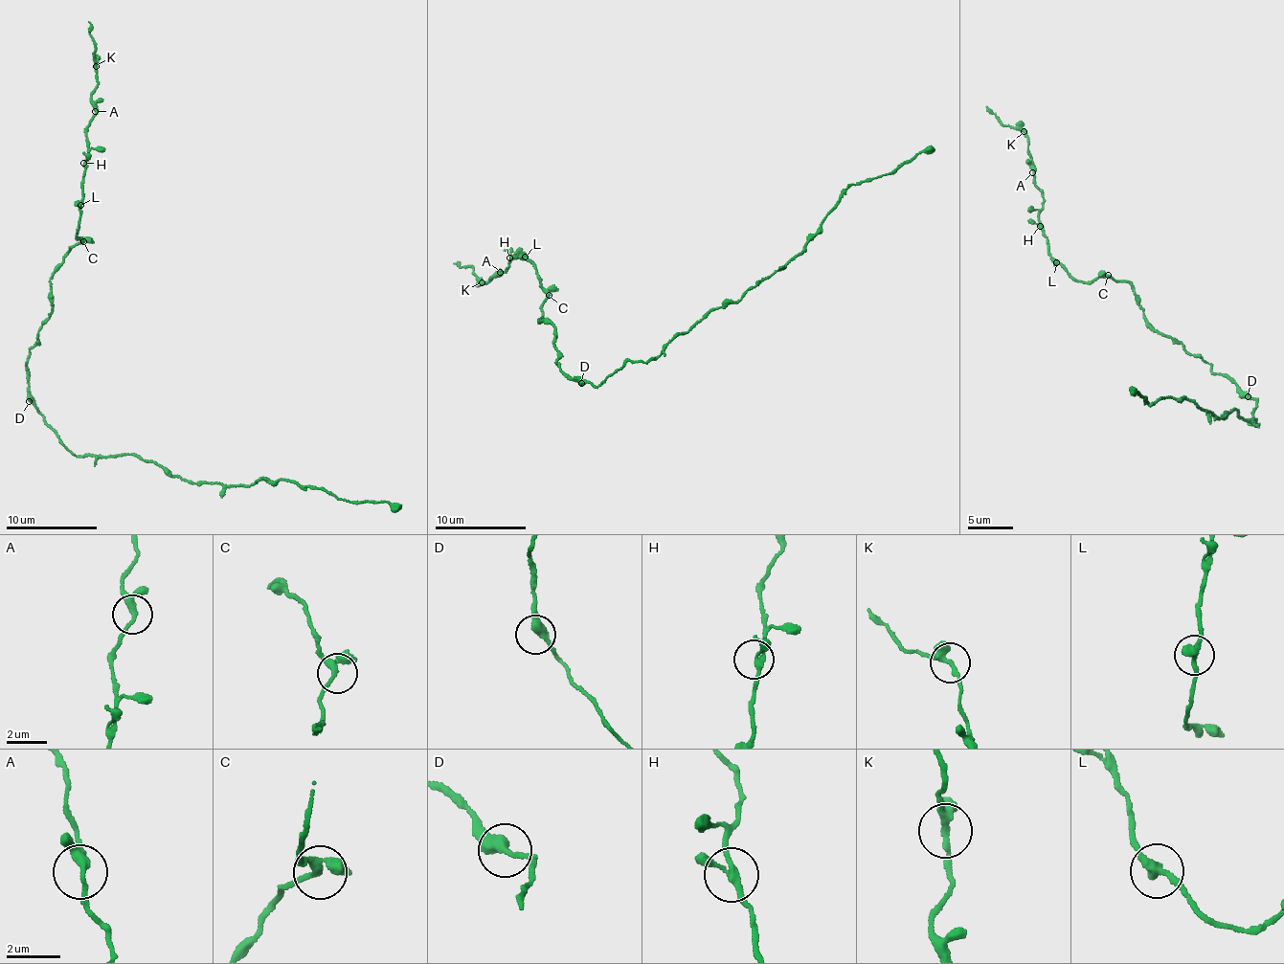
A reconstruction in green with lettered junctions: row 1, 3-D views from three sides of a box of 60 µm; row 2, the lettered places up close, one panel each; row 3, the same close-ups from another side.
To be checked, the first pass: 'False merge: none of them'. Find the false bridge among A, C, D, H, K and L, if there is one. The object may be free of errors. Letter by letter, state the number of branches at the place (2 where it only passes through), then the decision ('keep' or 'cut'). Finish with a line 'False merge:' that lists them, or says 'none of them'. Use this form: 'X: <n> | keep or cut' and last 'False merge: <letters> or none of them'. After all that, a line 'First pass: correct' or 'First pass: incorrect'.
A: 3 | keep
C: 3 | keep
D: 2 | keep
H: 3 | keep
K: 3 | keep
L: 2 | keep
False merge: none of them
First pass: correct

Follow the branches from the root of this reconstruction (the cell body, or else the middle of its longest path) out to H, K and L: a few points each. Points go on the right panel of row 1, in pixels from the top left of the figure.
H: (1244, 392), (1154, 328), (1129, 281), (1074, 280), (1049, 255), (1040, 226)
K: (1244, 392), (1154, 328), (1129, 281), (1102, 276), (1079, 281), (1049, 255), (1040, 220), (1044, 196), (1024, 131)
L: (1244, 392), (1213, 373), (1200, 355), (1185, 351), (1154, 328), (1129, 281), (1102, 276), (1079, 281), (1056, 262)

